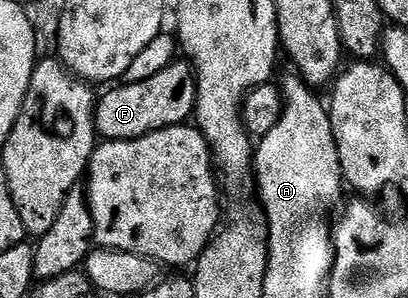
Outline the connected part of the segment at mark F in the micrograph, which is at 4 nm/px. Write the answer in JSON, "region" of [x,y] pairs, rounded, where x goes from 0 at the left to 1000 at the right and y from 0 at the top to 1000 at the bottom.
{"region":[[[456,205],[417,211],[412,232],[392,232],[392,245],[382,245],[382,258],[363,258],[363,272],[301,275],[262,305],[270,309],[252,332],[248,322],[230,362],[230,436],[260,473],[341,466],[368,440],[453,416],[475,383],[480,272],[475,232]]]}

